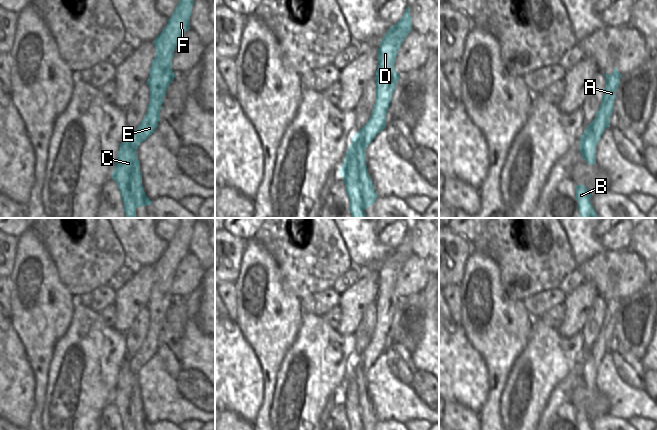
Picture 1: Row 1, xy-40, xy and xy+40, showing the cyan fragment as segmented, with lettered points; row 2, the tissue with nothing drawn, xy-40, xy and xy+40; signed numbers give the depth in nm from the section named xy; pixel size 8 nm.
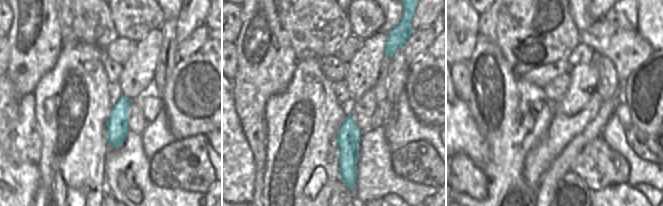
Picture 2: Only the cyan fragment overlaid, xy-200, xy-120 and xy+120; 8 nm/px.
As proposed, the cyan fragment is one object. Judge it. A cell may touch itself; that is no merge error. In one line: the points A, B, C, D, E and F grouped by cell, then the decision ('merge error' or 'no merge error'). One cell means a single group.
A D E F / B C; merge error

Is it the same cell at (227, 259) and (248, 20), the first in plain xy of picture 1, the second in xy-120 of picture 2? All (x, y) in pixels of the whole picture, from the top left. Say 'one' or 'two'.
two

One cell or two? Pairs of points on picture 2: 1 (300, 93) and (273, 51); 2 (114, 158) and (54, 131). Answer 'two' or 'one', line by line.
1: two
2: two

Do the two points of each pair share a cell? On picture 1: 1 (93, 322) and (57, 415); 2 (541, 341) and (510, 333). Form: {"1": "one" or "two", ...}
{"1": "one", "2": "two"}

